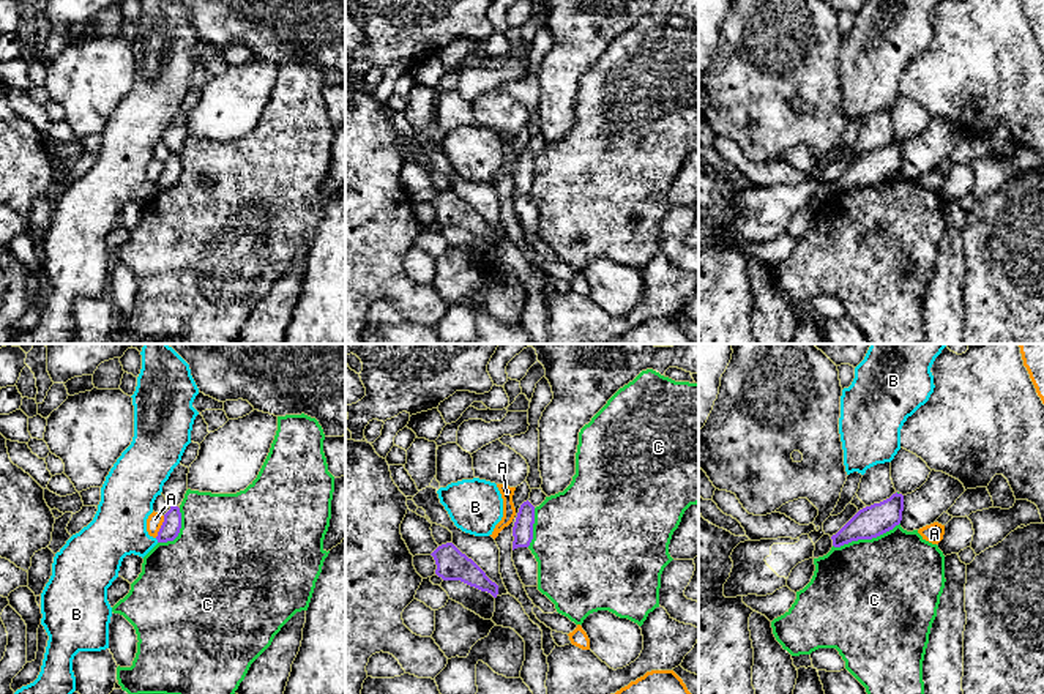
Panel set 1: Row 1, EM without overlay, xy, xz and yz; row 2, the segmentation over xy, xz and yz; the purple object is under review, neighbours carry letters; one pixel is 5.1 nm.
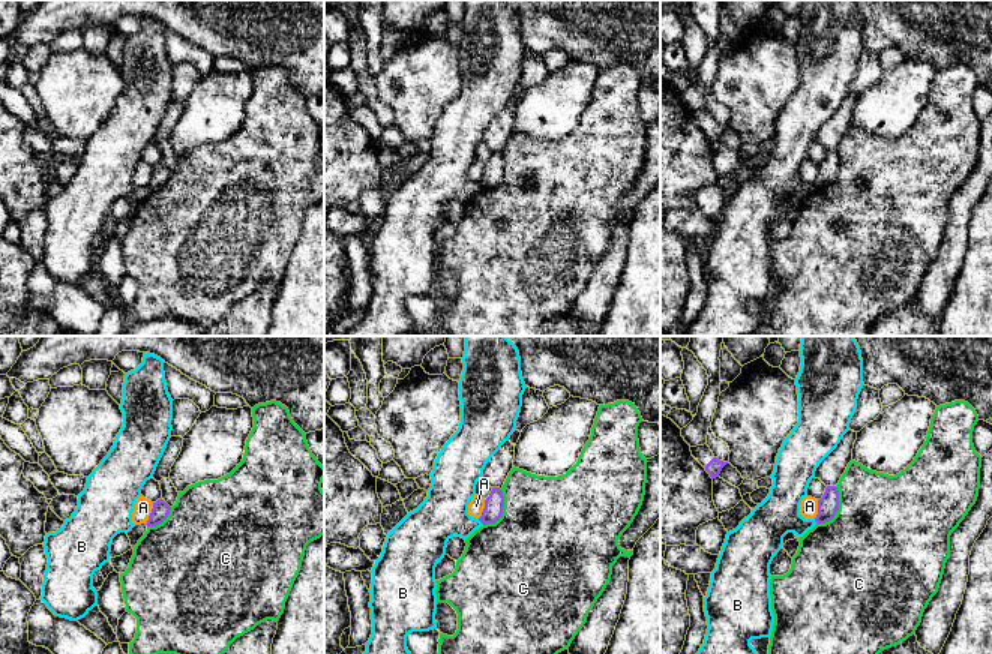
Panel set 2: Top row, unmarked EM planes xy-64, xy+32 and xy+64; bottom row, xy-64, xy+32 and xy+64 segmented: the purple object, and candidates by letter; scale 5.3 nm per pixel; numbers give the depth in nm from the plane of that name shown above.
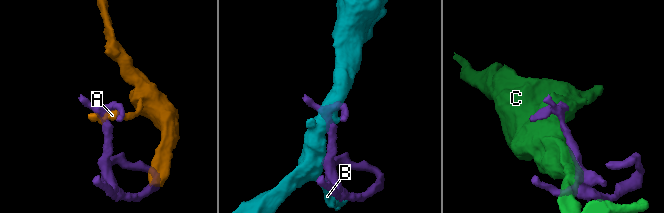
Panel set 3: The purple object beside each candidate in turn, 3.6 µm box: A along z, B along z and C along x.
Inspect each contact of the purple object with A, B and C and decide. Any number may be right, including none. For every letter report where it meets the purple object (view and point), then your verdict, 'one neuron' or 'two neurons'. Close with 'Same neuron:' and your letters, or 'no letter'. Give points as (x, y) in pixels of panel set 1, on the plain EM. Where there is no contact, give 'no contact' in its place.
A: contact xy (161, 174); two neurons
B: contact xy (156, 185); two neurons
C: contact yz (866, 185); two neurons
Same neuron: no letter

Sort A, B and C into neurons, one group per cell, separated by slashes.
A / B / C

